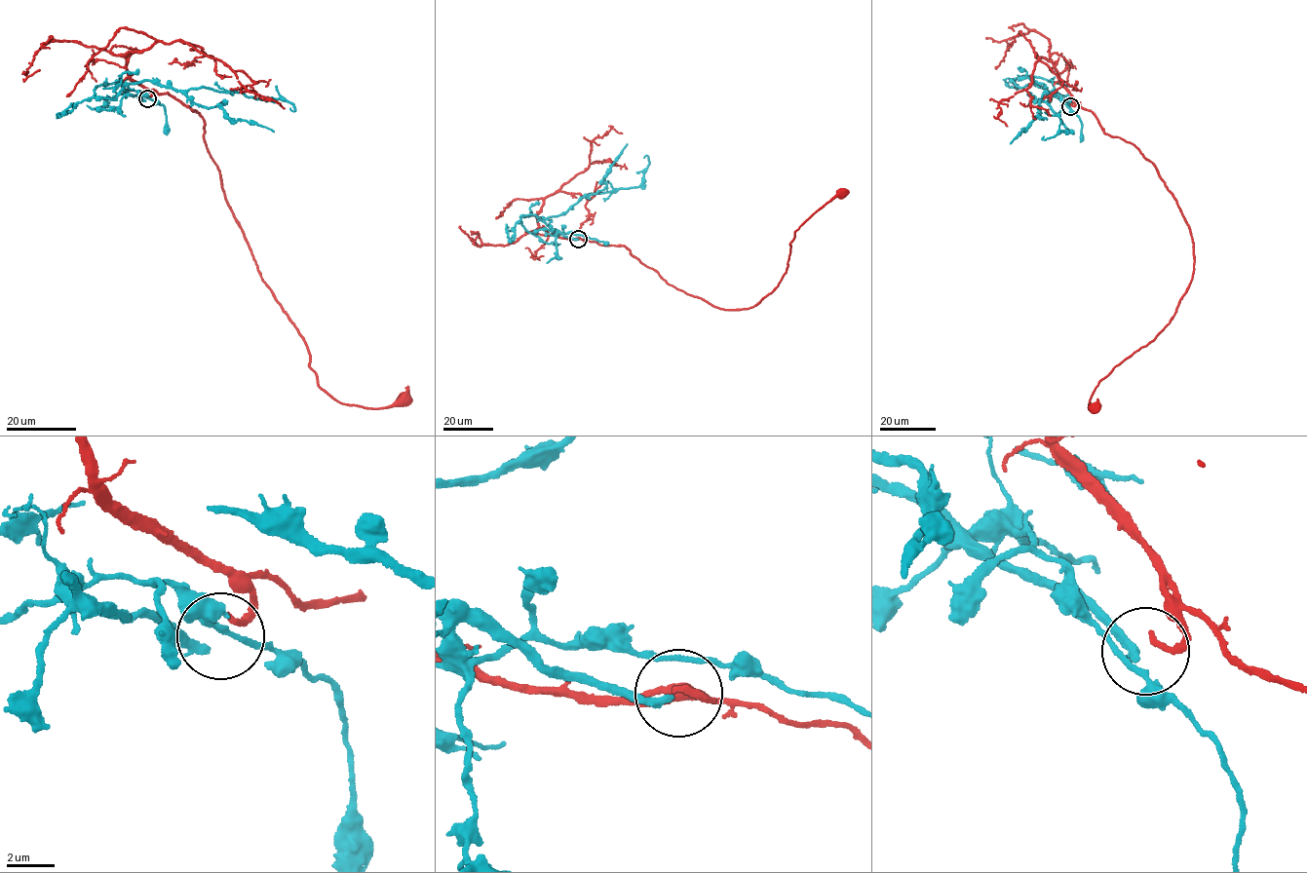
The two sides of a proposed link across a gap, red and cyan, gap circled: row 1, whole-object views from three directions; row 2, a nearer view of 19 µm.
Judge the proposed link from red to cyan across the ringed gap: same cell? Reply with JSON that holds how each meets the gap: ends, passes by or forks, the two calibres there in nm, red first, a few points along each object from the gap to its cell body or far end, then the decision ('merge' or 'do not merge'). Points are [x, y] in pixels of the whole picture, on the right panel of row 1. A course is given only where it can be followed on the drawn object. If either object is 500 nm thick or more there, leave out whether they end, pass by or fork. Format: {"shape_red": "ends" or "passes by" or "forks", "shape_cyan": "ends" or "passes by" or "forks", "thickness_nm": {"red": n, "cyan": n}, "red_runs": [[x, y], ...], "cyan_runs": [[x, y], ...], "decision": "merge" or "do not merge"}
{"shape_red": "ends", "shape_cyan": "ends", "thickness_nm": {"red": 300, "cyan": 320}, "red_runs": [[1070, 104], [1153, 163], [1193, 244], [1192, 279], [1169, 322], [1099, 381], [1093, 409]], "cyan_runs": [[1069, 107], [1034, 82], [1046, 86], [1041, 99], [1059, 116], [1068, 131], [1058, 132], [1044, 139], [1044, 136]], "decision": "do not merge"}

